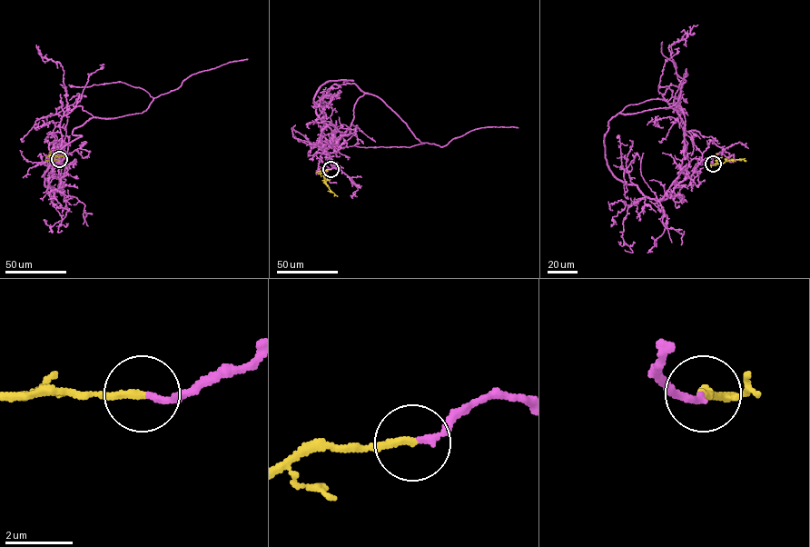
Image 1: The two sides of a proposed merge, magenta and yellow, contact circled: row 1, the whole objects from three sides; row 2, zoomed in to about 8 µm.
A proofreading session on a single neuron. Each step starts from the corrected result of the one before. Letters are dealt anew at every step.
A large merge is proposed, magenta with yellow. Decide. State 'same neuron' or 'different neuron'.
same neuron

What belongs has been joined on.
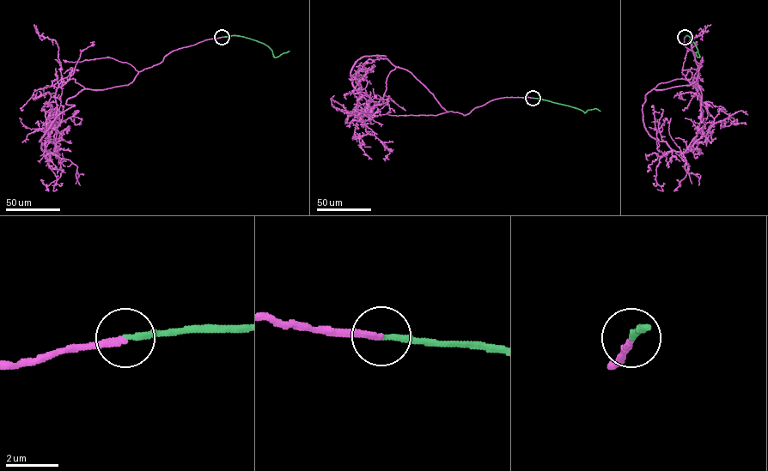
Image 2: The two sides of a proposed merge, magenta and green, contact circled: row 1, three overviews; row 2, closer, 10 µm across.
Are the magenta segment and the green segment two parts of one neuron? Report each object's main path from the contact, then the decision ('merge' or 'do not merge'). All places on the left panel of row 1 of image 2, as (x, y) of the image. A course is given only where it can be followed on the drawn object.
magenta via (222, 37), (168, 53), (128, 85), (69, 98), (75, 105), (39, 141), (51, 153), (51, 96), (36, 93) | green via (222, 37), (235, 35), (257, 40), (267, 45), (275, 57), (289, 51) | merge

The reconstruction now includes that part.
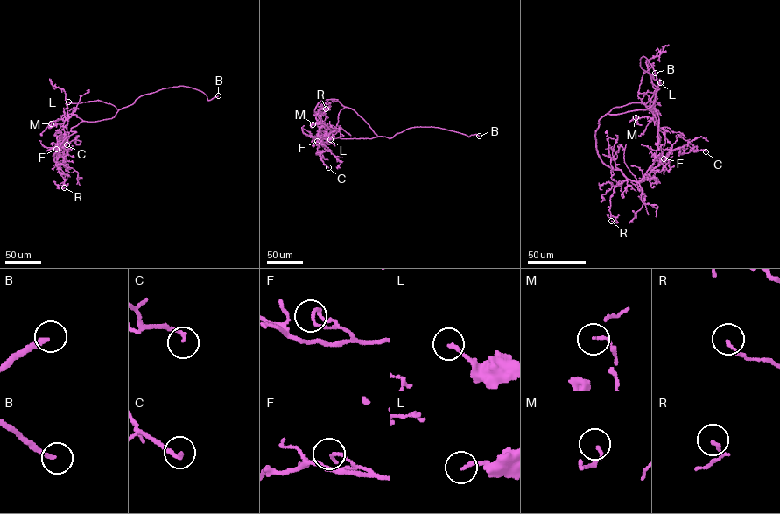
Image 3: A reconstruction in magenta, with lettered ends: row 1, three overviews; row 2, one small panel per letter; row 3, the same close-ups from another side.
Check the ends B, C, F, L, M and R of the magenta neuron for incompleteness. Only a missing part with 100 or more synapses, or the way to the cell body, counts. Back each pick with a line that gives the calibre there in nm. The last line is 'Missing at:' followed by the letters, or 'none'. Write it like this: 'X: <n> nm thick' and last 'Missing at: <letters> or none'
B: 200 nm thick
Missing at: B

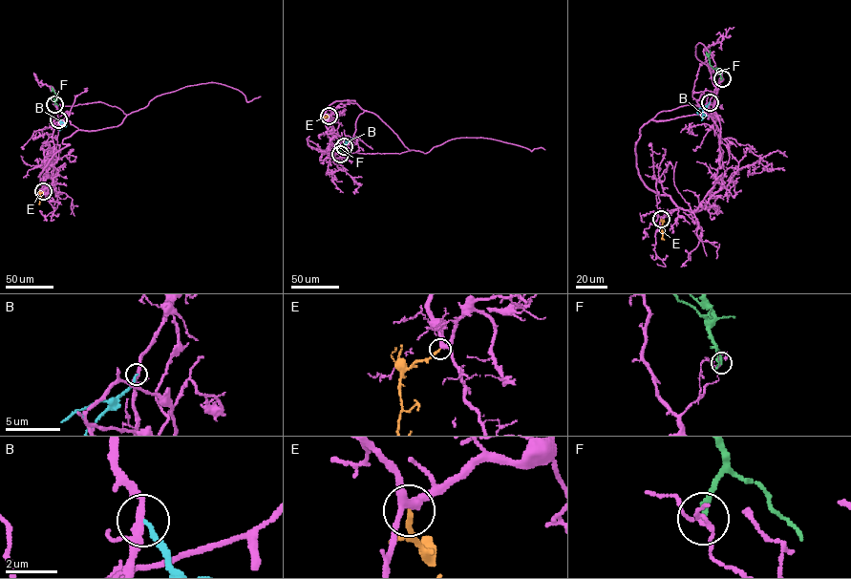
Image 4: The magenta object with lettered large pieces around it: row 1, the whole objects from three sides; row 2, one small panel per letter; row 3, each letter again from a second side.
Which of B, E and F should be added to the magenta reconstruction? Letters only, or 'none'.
E

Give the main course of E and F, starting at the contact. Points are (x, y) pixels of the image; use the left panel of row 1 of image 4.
E: (43, 191), (39, 194), (39, 204)
F: (54, 105), (59, 98), (51, 87)

